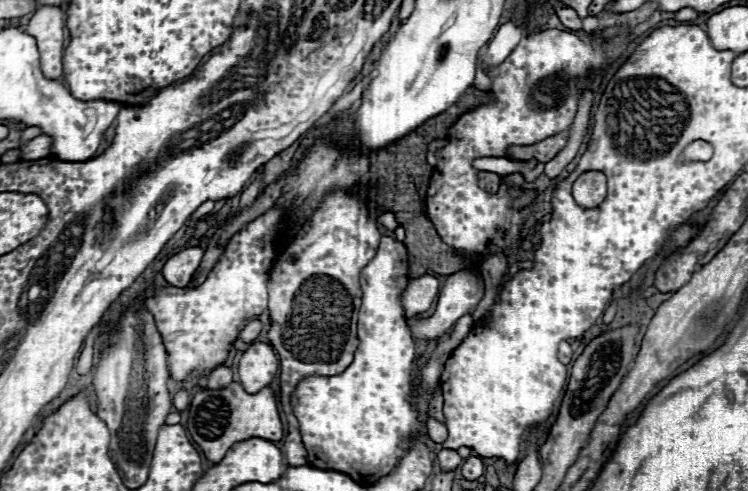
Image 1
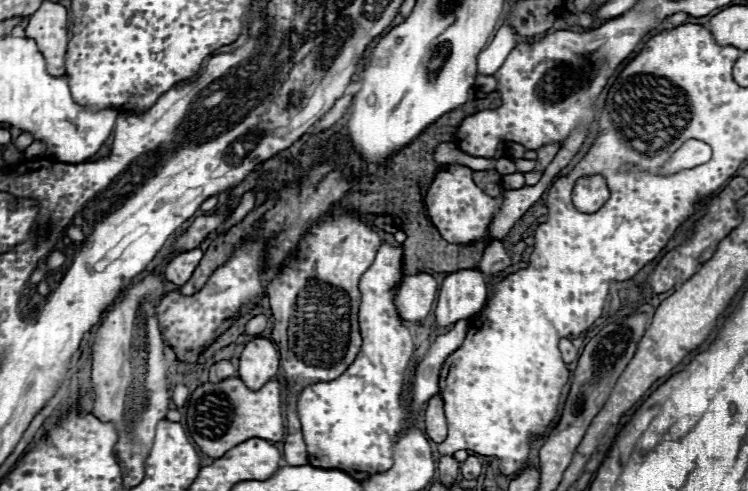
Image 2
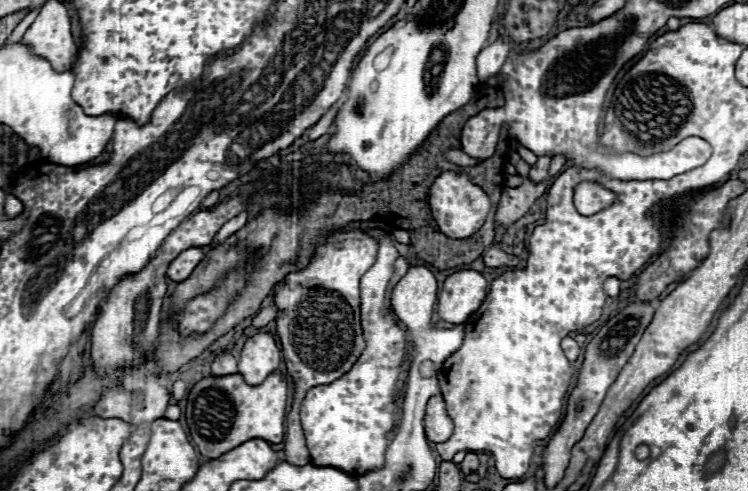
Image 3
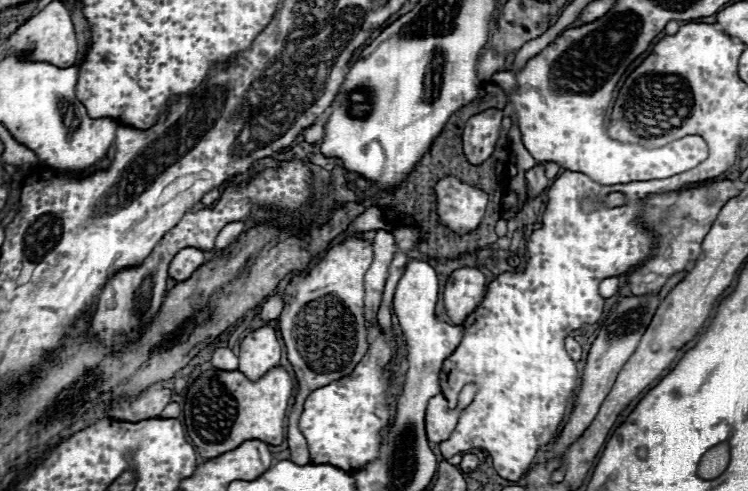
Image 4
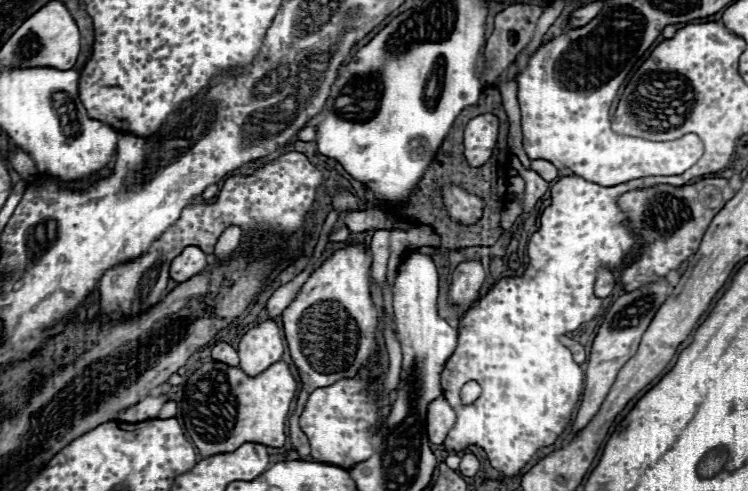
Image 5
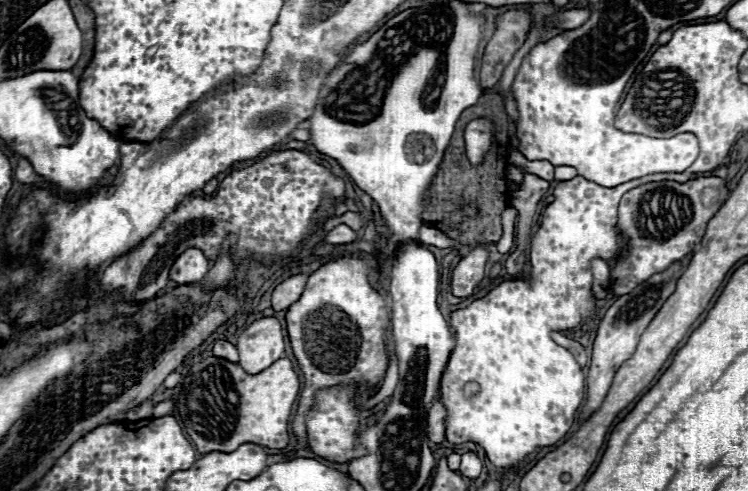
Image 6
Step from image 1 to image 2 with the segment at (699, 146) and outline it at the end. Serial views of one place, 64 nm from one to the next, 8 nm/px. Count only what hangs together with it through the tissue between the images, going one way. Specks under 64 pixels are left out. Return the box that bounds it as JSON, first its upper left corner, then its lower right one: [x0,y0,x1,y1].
[656,140,712,176]

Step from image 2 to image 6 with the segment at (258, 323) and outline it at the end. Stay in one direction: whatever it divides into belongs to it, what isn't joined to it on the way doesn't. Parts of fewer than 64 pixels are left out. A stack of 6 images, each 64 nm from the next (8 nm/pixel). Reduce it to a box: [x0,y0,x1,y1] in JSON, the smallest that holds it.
[272,274,306,310]

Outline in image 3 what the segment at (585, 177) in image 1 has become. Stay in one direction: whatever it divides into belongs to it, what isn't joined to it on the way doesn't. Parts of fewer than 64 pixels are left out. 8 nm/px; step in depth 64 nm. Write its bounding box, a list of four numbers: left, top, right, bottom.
[574,182,616,216]

